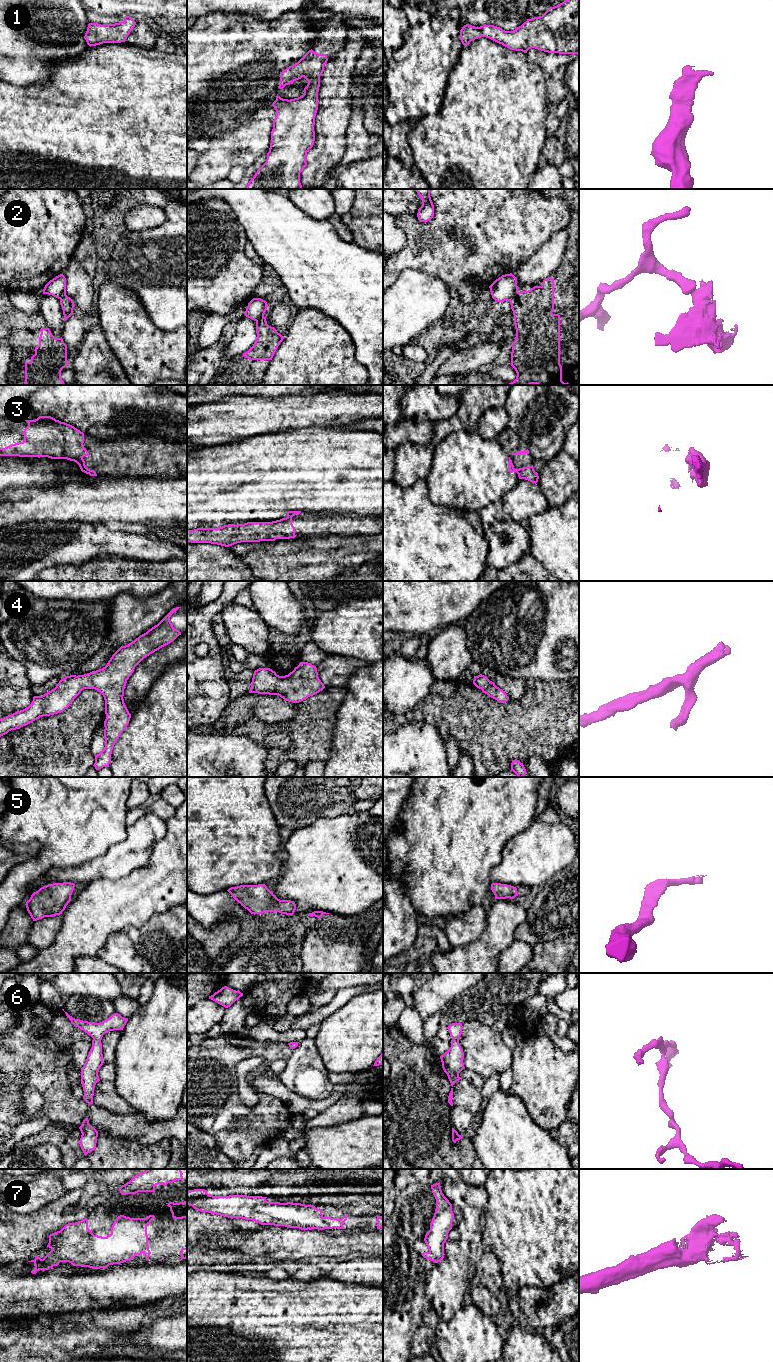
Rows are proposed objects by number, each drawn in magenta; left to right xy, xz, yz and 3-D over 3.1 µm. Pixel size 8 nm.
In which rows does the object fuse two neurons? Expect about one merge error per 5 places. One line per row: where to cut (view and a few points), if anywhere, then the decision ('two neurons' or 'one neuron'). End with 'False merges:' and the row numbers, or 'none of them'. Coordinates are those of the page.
1: no cut | one neuron
2: yz (517, 291), (509, 300) | two neurons
3: xz (291, 517), (282, 519) | two neurons
4: no cut | one neuron
5: no cut | one neuron
6: no cut | one neuron
7: no cut | one neuron
False merges: 2, 3

